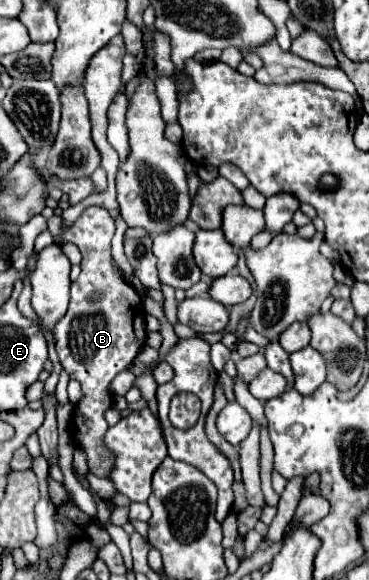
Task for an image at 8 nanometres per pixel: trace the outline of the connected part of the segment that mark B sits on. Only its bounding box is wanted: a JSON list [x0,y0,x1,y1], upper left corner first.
[48,205,146,477]

